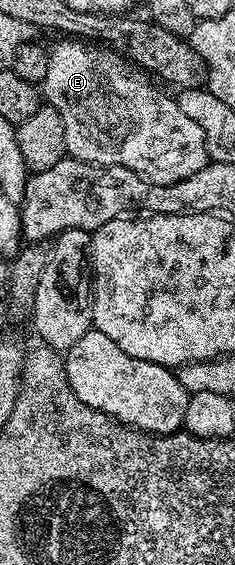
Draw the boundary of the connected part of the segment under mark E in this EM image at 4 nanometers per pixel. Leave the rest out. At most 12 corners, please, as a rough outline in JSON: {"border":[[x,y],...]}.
{"border":[[76,37],[43,99],[72,158],[155,185],[209,164],[168,90]]}

